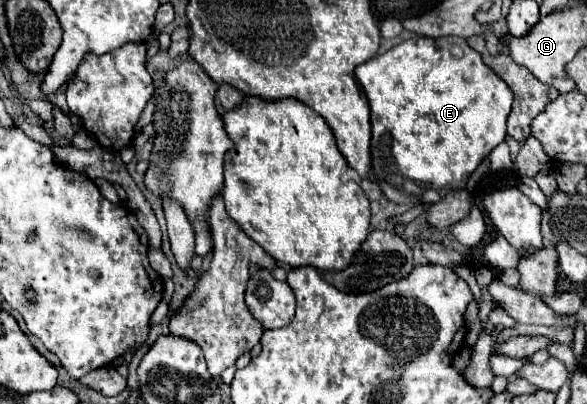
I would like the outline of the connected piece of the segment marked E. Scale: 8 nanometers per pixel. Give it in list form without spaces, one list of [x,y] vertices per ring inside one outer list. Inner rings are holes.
[[[427,36],[409,38],[409,40],[405,40],[405,42],[397,44],[397,46],[393,46],[393,48],[387,50],[385,54],[373,56],[371,60],[367,60],[367,62],[363,62],[361,66],[355,68],[355,76],[357,76],[357,80],[359,80],[359,84],[361,84],[363,92],[365,92],[365,96],[367,96],[367,100],[369,100],[369,108],[371,108],[371,134],[373,134],[373,136],[371,136],[371,174],[377,178],[385,200],[389,200],[389,202],[393,202],[393,204],[399,204],[399,206],[409,206],[409,204],[415,204],[415,202],[419,202],[419,204],[433,204],[433,202],[437,202],[437,200],[441,198],[443,190],[449,190],[449,188],[465,188],[465,186],[467,186],[467,178],[471,176],[471,172],[481,164],[481,160],[483,160],[485,156],[489,156],[489,152],[491,152],[497,144],[503,142],[503,138],[505,138],[505,134],[507,134],[507,132],[505,132],[505,122],[507,122],[507,116],[509,116],[509,112],[511,112],[511,102],[513,102],[513,94],[511,94],[509,86],[507,86],[503,80],[499,80],[493,70],[489,70],[489,68],[485,66],[481,54],[475,52],[473,48],[469,48],[469,44],[465,39],[455,36],[455,44],[459,45],[462,50],[465,50],[463,58],[459,58],[459,60],[457,60],[455,56],[451,56],[451,52],[449,52],[449,48],[447,48],[447,46],[449,46],[449,38],[437,38],[437,40],[431,40],[431,38],[427,38]],[[397,174],[399,174],[403,180],[413,180],[413,182],[423,184],[425,192],[423,192],[421,196],[409,196],[409,194],[405,194],[403,190],[397,192]]]

